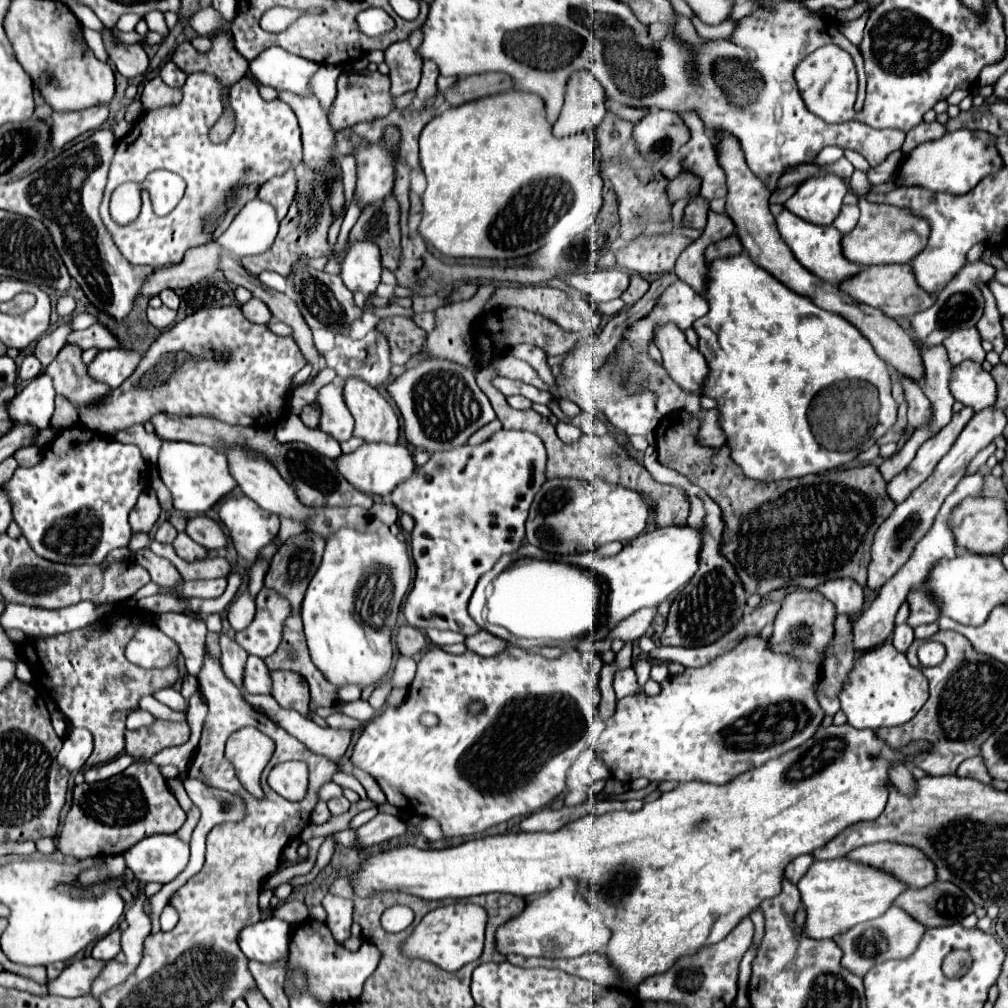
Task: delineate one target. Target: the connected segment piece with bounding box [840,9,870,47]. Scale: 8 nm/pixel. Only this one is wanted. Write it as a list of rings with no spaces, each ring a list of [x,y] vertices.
[[[868,9],[862,17],[858,17],[858,19],[854,19],[854,21],[844,21],[844,23],[840,23],[840,31],[842,31],[856,47],[860,47],[862,31],[864,31],[864,25],[866,25],[868,17],[870,17],[870,9]]]

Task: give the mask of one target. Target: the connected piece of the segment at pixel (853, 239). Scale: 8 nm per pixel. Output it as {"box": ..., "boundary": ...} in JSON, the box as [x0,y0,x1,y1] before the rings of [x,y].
{"box":[842,195,930,267],"boundary":[[[866,195],[858,197],[858,207],[862,211],[862,217],[858,225],[842,239],[844,257],[848,257],[852,263],[860,263],[864,267],[888,265],[888,263],[910,263],[912,257],[916,257],[916,253],[920,253],[920,249],[924,249],[924,245],[928,243],[928,233],[930,233],[928,221],[916,217],[910,209],[872,203],[866,199]]]}

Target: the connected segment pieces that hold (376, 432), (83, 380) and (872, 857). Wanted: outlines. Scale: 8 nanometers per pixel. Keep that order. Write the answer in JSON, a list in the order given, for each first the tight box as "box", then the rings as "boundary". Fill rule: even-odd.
[{"box":[344,377,400,443],"boundary":[[[348,377],[344,381],[344,399],[354,417],[354,437],[366,443],[396,443],[400,419],[394,405],[378,389]]]},{"box":[44,345,110,409],"boundary":[[[66,345],[60,349],[58,357],[44,369],[54,379],[56,393],[66,397],[76,409],[98,405],[110,393],[104,383],[92,381],[92,377],[88,377],[86,365],[82,363],[80,355],[80,347]]]},{"box":[846,843,936,887],"boundary":[[[872,843],[848,853],[846,857],[890,871],[908,887],[926,887],[936,881],[936,865],[932,865],[932,861],[912,845]]]}]

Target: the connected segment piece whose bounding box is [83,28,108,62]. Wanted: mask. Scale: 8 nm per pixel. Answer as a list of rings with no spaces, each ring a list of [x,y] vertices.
[[[83,28],[83,36],[89,47],[93,50],[96,58],[106,62],[108,54],[102,39],[102,34],[88,28]]]

